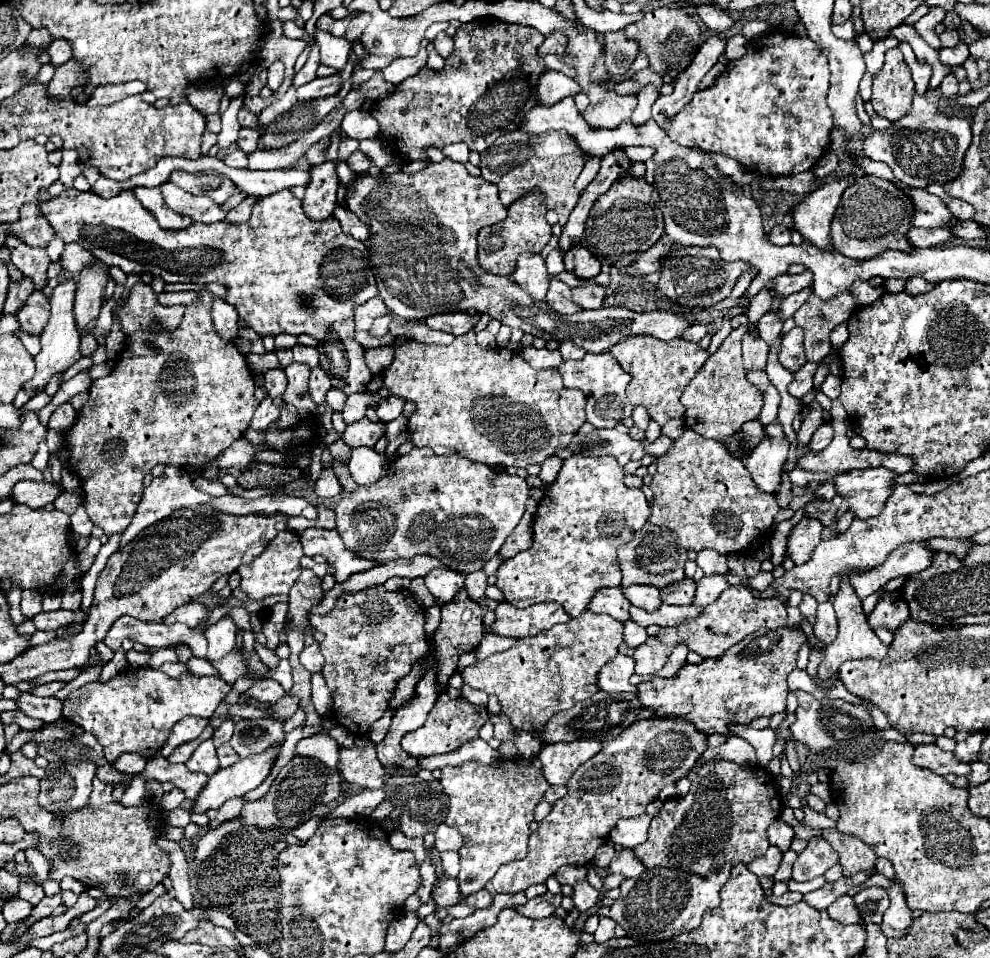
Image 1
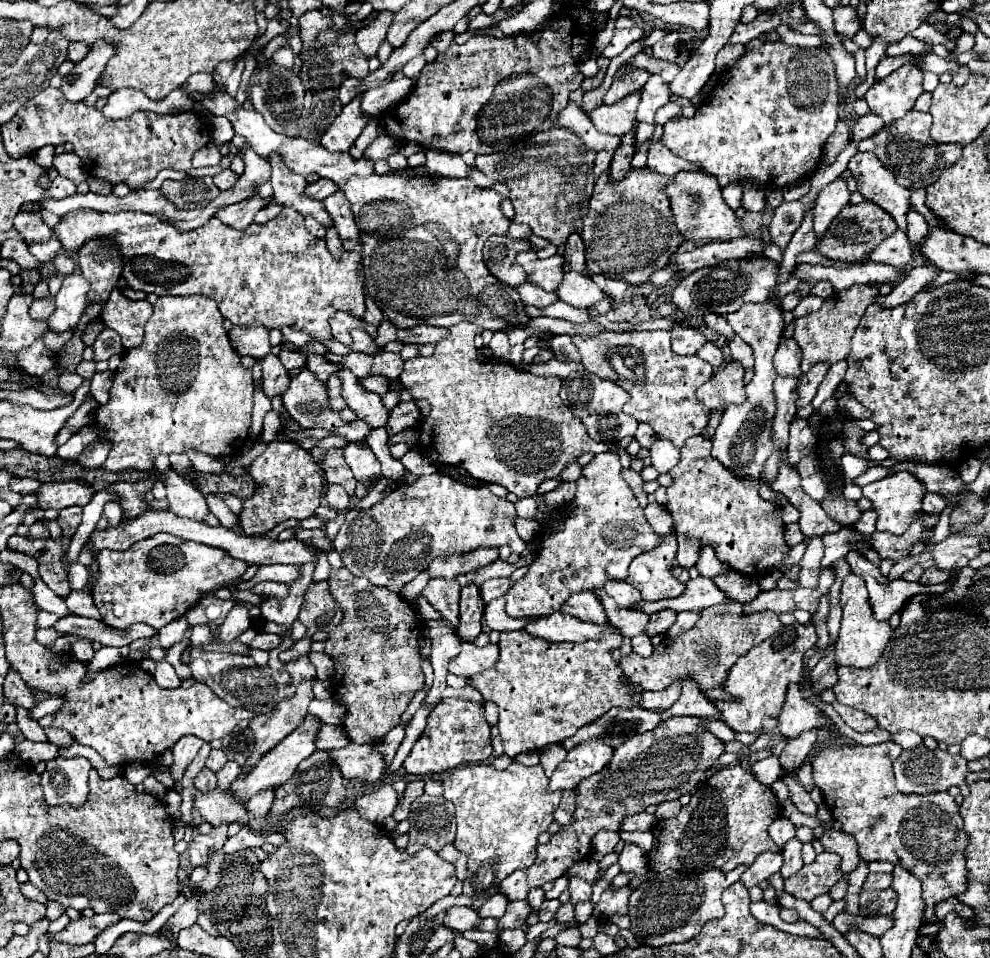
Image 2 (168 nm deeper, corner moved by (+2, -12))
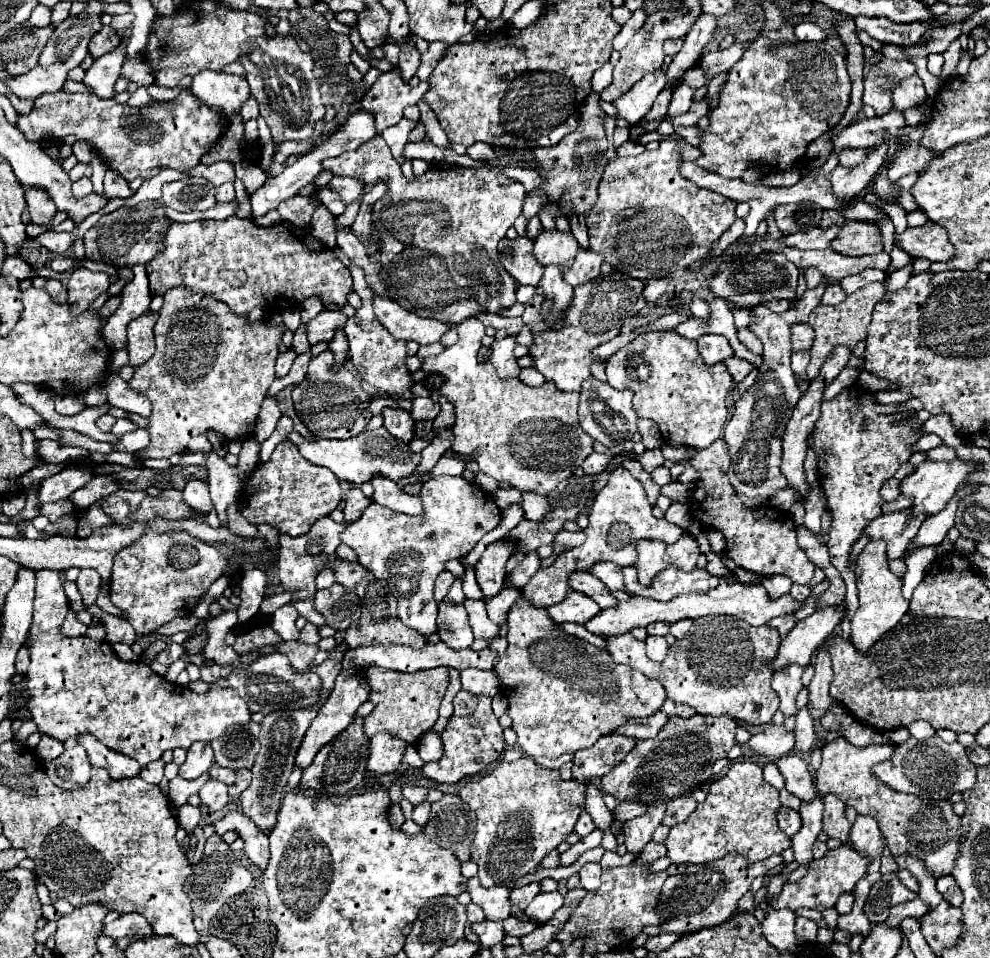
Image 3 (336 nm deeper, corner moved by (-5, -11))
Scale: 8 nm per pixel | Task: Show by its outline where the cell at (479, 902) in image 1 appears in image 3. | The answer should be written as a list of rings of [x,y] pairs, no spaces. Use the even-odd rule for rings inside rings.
[[[528,883],[528,885],[524,885],[524,887],[520,887],[520,889],[512,889],[510,891],[510,903],[514,905],[514,907],[520,907],[522,911],[528,907],[528,903],[536,897],[540,893],[540,885],[538,883]]]

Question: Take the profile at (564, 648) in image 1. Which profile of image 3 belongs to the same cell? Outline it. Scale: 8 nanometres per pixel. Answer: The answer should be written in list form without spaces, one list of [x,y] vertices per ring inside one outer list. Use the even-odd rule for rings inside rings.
[[[520,599],[520,601],[510,609],[510,613],[508,613],[508,635],[506,635],[506,639],[508,639],[508,649],[506,649],[506,653],[500,657],[498,665],[494,667],[494,673],[496,673],[498,679],[500,679],[502,693],[508,697],[508,703],[510,703],[510,705],[508,705],[508,715],[512,717],[512,729],[514,729],[516,735],[518,735],[518,745],[522,747],[522,751],[524,751],[528,757],[552,757],[552,759],[554,759],[554,757],[558,757],[558,755],[562,755],[562,753],[570,753],[570,751],[578,751],[578,749],[592,747],[600,737],[612,733],[616,727],[624,725],[628,719],[632,719],[632,717],[648,717],[648,715],[656,713],[656,711],[660,709],[660,705],[664,703],[664,699],[666,699],[666,691],[664,691],[664,687],[660,687],[658,681],[652,681],[652,679],[644,677],[640,671],[634,671],[634,669],[630,669],[630,667],[626,667],[626,665],[614,663],[614,661],[612,661],[612,655],[608,655],[608,651],[602,651],[602,649],[598,649],[598,647],[594,647],[594,645],[590,645],[590,643],[586,643],[586,641],[582,641],[582,639],[578,639],[578,637],[574,637],[574,635],[564,633],[562,629],[558,629],[558,627],[552,623],[552,619],[548,617],[546,609],[536,609],[536,607],[532,607],[532,605],[530,605],[528,601],[524,601],[524,599]]]

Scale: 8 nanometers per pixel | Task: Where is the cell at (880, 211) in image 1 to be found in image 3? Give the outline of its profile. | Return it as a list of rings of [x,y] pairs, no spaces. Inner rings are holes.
[[[844,223],[840,227],[840,235],[832,241],[832,249],[840,255],[870,255],[882,251],[882,233],[880,227],[872,227],[872,223]]]

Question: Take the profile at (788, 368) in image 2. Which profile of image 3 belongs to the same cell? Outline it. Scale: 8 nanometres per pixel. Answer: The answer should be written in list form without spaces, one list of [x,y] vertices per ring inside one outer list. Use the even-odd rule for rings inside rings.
[[[792,325],[792,353],[798,351],[808,351],[812,347],[812,339],[814,339],[814,331],[810,325]]]

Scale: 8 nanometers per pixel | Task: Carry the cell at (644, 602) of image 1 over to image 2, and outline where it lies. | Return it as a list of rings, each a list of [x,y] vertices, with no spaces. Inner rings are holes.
[[[607,580],[603,588],[605,588],[605,590],[609,592],[609,596],[613,596],[613,600],[615,600],[617,604],[621,604],[623,608],[629,608],[633,602],[641,600],[641,598],[637,596],[637,590],[635,590],[631,584],[623,582],[623,580]]]

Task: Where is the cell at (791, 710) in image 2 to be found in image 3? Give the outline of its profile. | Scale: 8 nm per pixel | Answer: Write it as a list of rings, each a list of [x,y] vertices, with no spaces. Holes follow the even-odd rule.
[[[790,665],[784,671],[778,671],[772,677],[772,689],[780,697],[780,711],[784,719],[796,717],[798,707],[796,707],[796,695],[800,693],[800,683],[802,683],[802,673],[804,669],[800,665]]]

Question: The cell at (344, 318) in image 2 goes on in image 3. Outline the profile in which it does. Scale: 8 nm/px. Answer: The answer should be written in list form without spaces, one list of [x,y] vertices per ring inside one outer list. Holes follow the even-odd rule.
[[[328,309],[320,311],[308,323],[308,341],[310,341],[310,345],[320,343],[320,341],[330,343],[332,337],[334,337],[334,333],[336,333],[336,329],[342,329],[344,323],[346,323],[346,319],[348,317],[344,313],[340,313],[340,311],[328,311]]]

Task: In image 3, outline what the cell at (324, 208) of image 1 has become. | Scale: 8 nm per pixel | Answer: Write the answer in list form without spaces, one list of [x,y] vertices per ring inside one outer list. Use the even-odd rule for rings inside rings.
[[[350,265],[348,269],[350,269],[352,279],[354,279],[354,291],[362,299],[362,307],[344,325],[344,333],[346,333],[348,341],[350,341],[350,357],[352,357],[356,369],[360,371],[360,375],[362,375],[364,381],[368,381],[370,385],[374,385],[376,389],[380,389],[380,391],[384,391],[388,395],[398,395],[398,397],[404,397],[404,399],[412,399],[410,387],[414,385],[414,381],[410,379],[410,371],[404,365],[404,359],[406,359],[406,343],[404,341],[396,341],[380,325],[380,321],[376,319],[376,315],[372,311],[374,293],[372,293],[372,289],[366,283],[364,271],[360,271],[360,267],[356,267],[356,265]]]

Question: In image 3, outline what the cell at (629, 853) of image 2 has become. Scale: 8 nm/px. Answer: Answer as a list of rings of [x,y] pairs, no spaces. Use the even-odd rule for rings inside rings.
[[[654,801],[654,803],[650,803],[650,811],[646,815],[630,819],[626,823],[626,827],[624,827],[626,843],[624,845],[630,853],[642,853],[646,843],[652,841],[652,833],[662,823],[664,811],[666,811],[666,803]]]

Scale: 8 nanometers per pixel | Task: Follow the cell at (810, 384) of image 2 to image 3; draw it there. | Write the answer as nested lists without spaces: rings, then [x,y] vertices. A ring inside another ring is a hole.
[[[836,347],[828,355],[828,359],[826,359],[826,363],[822,365],[822,371],[820,371],[820,375],[824,377],[824,385],[830,385],[834,381],[834,377],[844,369],[844,365],[850,357],[852,357],[852,351],[846,349],[846,347]]]

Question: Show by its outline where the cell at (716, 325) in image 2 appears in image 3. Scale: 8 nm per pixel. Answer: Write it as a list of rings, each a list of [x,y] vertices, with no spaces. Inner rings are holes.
[[[694,299],[694,301],[690,303],[690,311],[692,311],[694,317],[710,319],[710,307],[708,307],[708,303],[702,301],[702,299]]]

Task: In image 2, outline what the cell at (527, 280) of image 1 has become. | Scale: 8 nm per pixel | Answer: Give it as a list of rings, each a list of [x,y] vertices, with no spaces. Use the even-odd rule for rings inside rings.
[[[525,250],[517,254],[517,264],[527,272],[527,282],[541,286],[545,292],[555,292],[563,280],[563,256],[555,254],[551,258],[537,258],[535,250]]]

